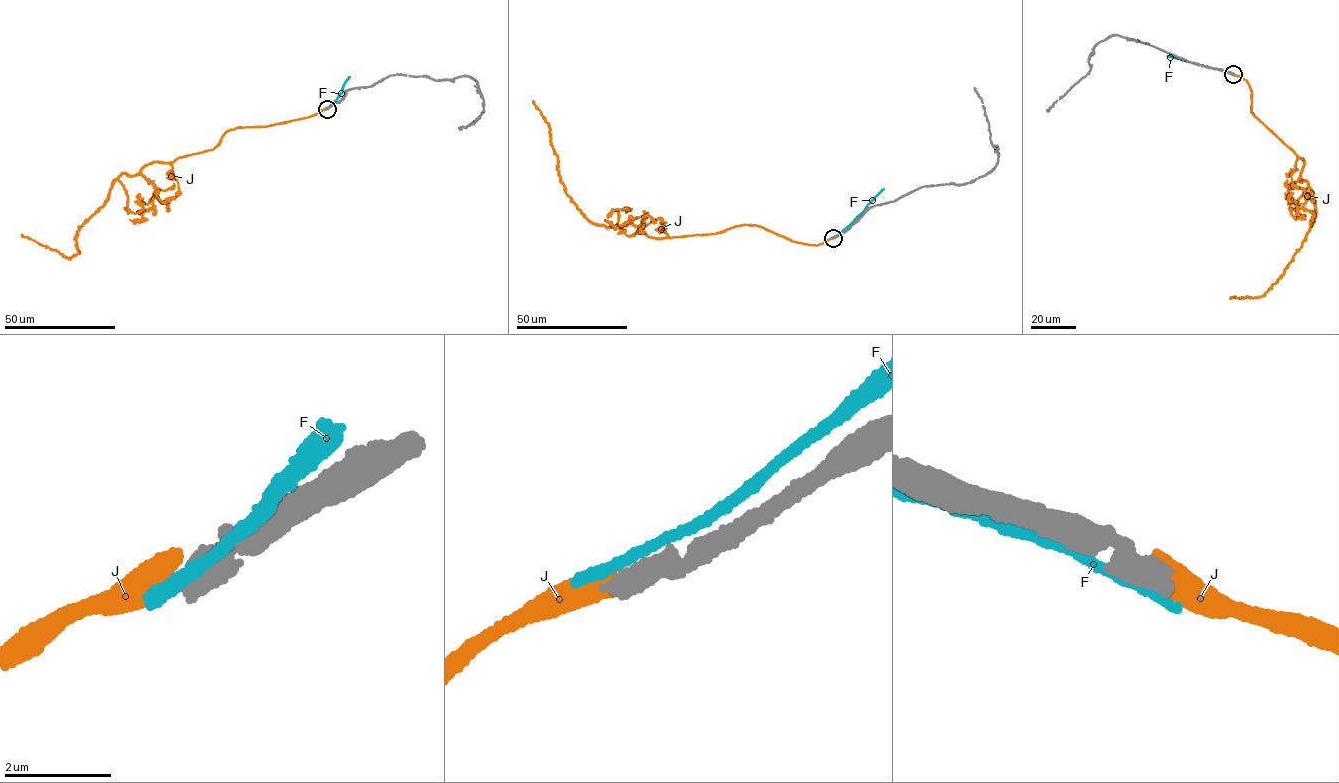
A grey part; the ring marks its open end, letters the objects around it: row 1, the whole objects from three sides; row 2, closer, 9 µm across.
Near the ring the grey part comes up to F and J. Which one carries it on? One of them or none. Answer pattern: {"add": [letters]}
{"add": []}

